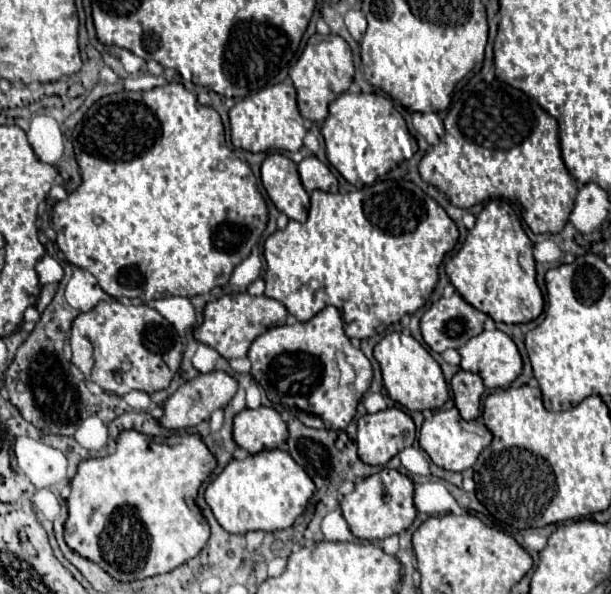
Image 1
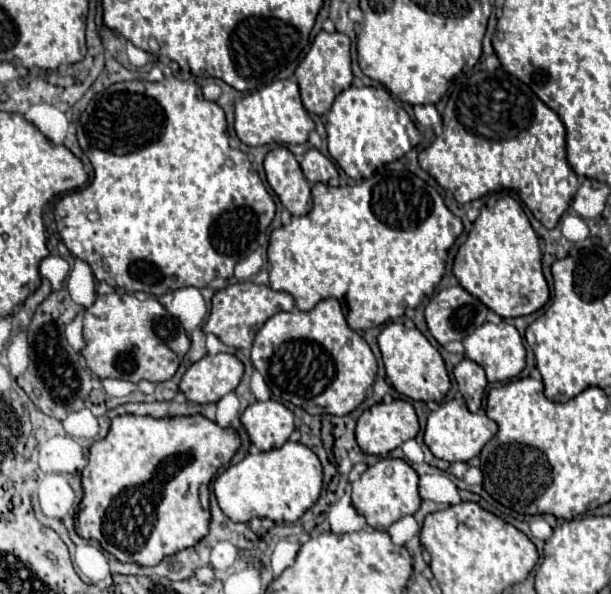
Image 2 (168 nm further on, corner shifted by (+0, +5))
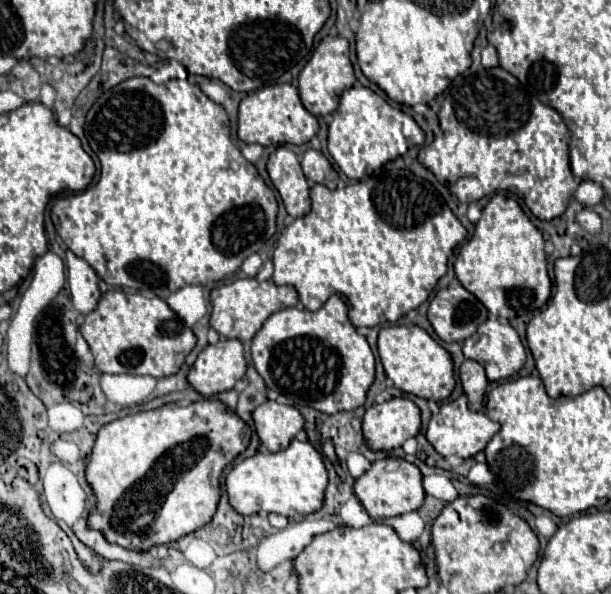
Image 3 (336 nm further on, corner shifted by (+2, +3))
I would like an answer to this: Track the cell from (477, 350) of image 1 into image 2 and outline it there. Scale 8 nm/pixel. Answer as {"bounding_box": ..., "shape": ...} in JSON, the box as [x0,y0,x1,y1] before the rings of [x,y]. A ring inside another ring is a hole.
{"bounding_box":[463,322,525,382],"shape":[[[485,322],[483,326],[479,326],[473,334],[469,334],[463,340],[463,346],[465,346],[465,356],[469,360],[477,362],[479,366],[483,366],[489,382],[503,382],[503,380],[515,378],[525,368],[523,340],[521,340],[517,328],[507,324],[507,322],[501,322],[501,324]]]}

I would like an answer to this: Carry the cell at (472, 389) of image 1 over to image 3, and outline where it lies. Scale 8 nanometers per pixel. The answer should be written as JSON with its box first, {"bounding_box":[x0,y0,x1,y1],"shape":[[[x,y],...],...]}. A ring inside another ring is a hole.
{"bounding_box":[459,360,489,412],"shape":[[[465,360],[461,364],[461,368],[459,368],[459,378],[461,378],[463,392],[469,398],[469,408],[473,412],[481,410],[481,406],[483,406],[483,394],[485,394],[487,384],[489,384],[483,366],[479,362],[475,362],[475,360]]]}

